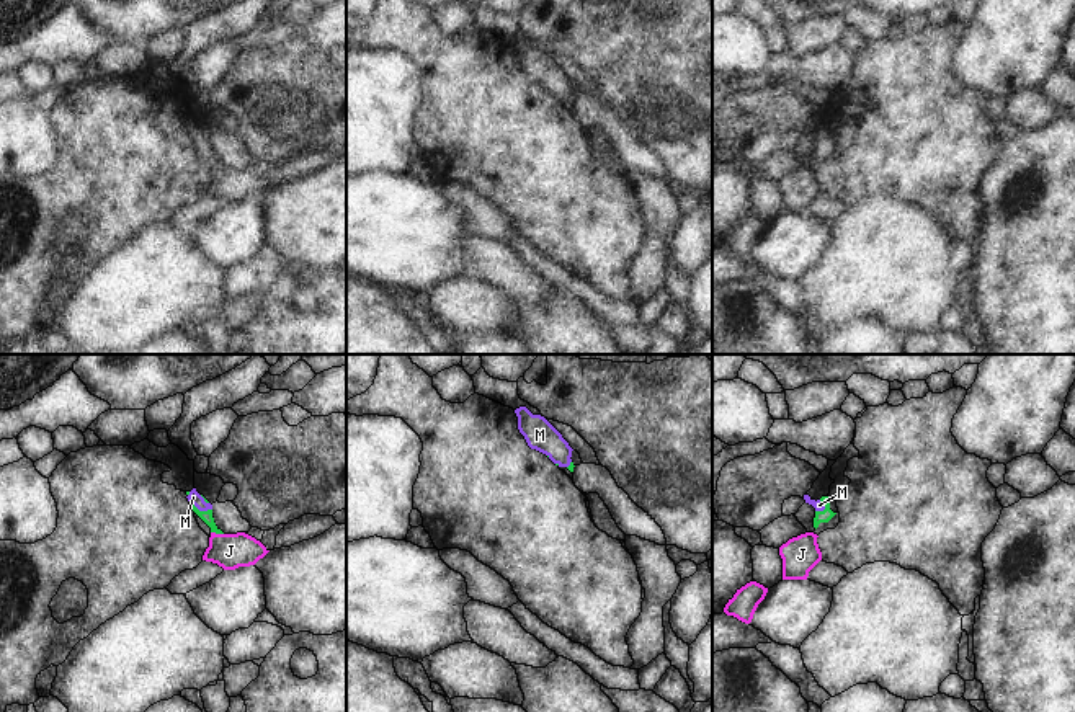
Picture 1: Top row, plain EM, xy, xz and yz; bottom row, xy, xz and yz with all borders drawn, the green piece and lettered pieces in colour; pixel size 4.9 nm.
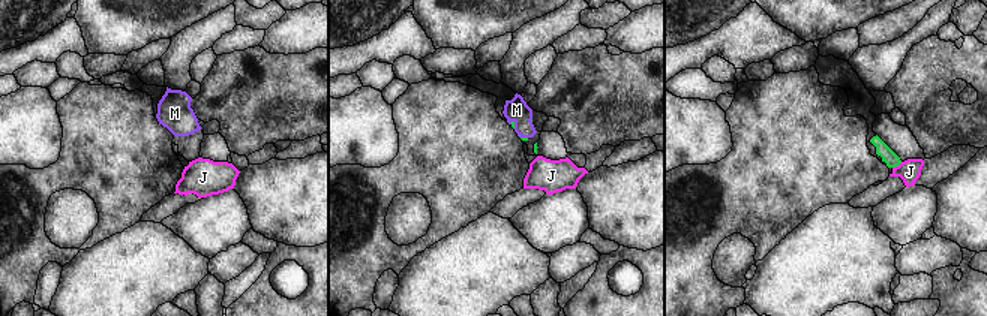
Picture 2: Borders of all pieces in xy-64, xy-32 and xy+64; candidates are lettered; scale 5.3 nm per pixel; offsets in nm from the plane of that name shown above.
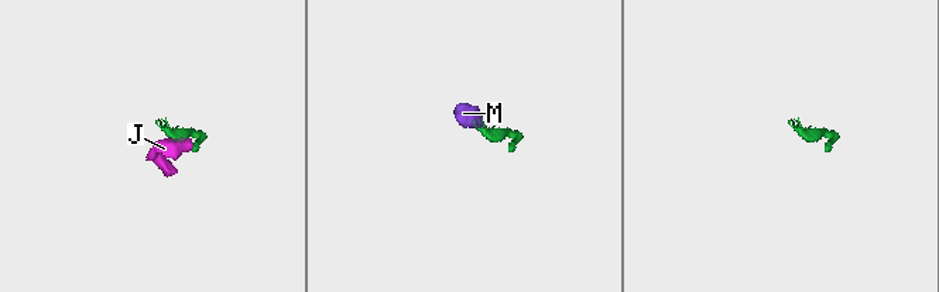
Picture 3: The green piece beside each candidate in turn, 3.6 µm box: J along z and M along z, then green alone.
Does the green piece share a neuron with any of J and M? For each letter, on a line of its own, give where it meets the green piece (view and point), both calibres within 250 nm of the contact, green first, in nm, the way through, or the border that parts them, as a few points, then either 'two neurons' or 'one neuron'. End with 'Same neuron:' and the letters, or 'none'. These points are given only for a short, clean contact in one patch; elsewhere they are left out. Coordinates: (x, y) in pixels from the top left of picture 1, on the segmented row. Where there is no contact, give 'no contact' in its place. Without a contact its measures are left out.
J: meets green in xy at (218, 533); 60 nm thick on the green side, 180 nm on the other; border along xy (211, 531), (223, 534); two neurons
M: meets green in xy at (201, 511); 60 nm thick on the green side, 60 nm on the other; runs through xy (206, 516), (201, 511), (193, 497); one neuron
Same neuron: M

